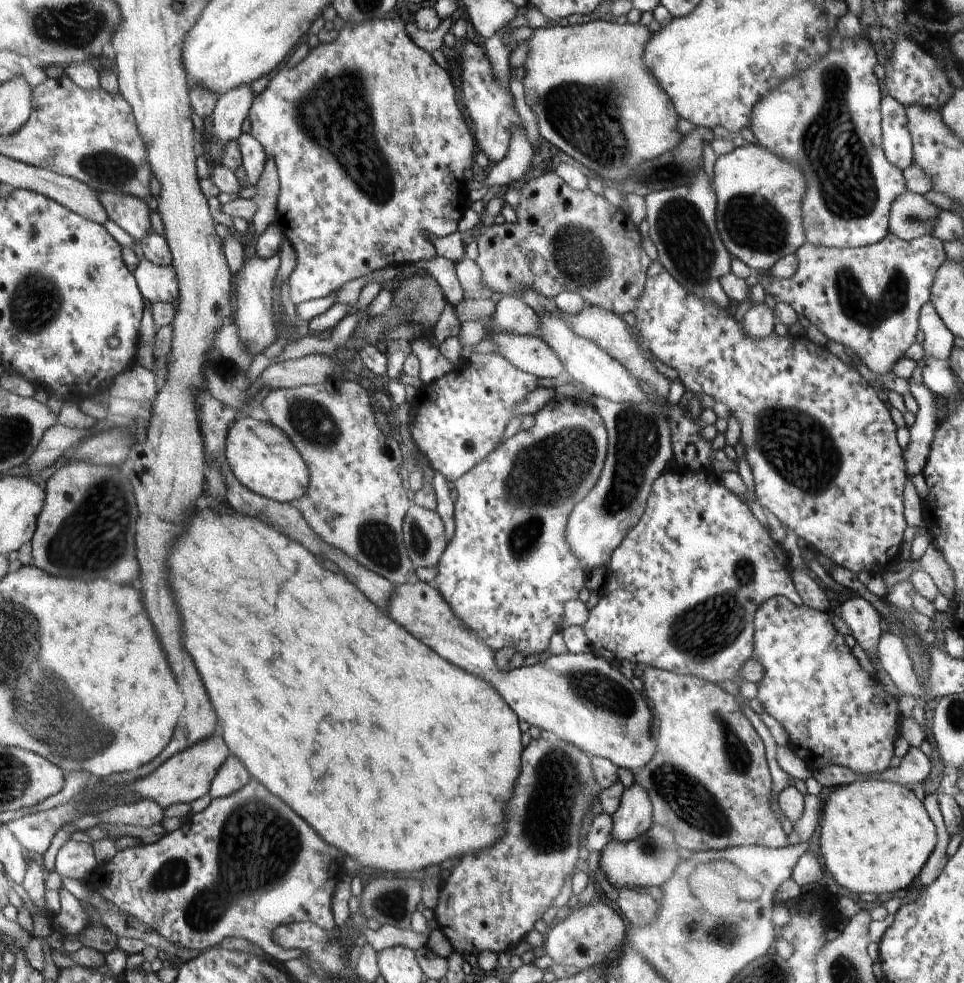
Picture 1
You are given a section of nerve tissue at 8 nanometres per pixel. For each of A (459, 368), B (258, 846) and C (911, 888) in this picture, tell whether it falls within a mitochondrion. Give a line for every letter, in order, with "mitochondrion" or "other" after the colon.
A: other
B: mitochondrion
C: other

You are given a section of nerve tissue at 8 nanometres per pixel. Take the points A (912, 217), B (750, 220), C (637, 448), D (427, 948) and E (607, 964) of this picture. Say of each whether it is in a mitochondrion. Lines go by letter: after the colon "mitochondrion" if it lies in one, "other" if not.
A: mitochondrion
B: mitochondrion
C: mitochondrion
D: other
E: other

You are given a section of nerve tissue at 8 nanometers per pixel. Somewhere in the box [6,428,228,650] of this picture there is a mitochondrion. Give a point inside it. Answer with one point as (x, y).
(97, 531)

